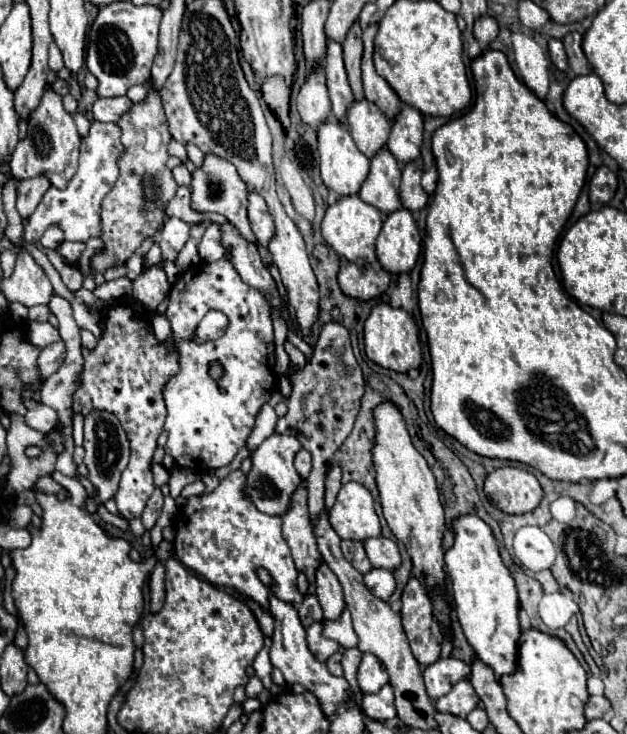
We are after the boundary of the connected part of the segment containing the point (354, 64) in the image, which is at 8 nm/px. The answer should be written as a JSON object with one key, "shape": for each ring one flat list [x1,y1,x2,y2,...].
{"shape":[[357,21,351,25,345,41,343,41,343,57,345,57,345,69,349,75,349,85,353,89,353,95,357,99,363,99,363,85,361,85,361,53,363,53,363,41,361,41,363,29,357,25]]}

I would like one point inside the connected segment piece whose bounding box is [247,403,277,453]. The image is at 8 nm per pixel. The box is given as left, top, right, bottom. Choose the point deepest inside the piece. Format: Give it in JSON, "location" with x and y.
{"location":[265,425]}

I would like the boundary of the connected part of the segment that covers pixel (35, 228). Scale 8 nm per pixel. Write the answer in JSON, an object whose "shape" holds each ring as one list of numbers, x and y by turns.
{"shape":[[93,121,89,133,81,139,81,155,79,155,79,169,75,177,67,183,65,189,51,187,33,215,25,221,23,229,23,241,25,243,37,243,39,237,51,227,57,225,63,229,67,241,79,241,87,243,91,237,101,237,101,201,109,193,109,189,117,181,119,173,119,157,125,151,121,145,121,129,117,123,101,123]]}

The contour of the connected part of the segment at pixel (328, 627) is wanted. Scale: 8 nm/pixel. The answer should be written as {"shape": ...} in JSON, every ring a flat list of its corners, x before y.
{"shape":[[347,607,343,609,339,619,335,619,335,621,323,619,323,633,325,633,325,637,335,639,343,647,357,647,357,635,353,631,351,615,349,615]]}

